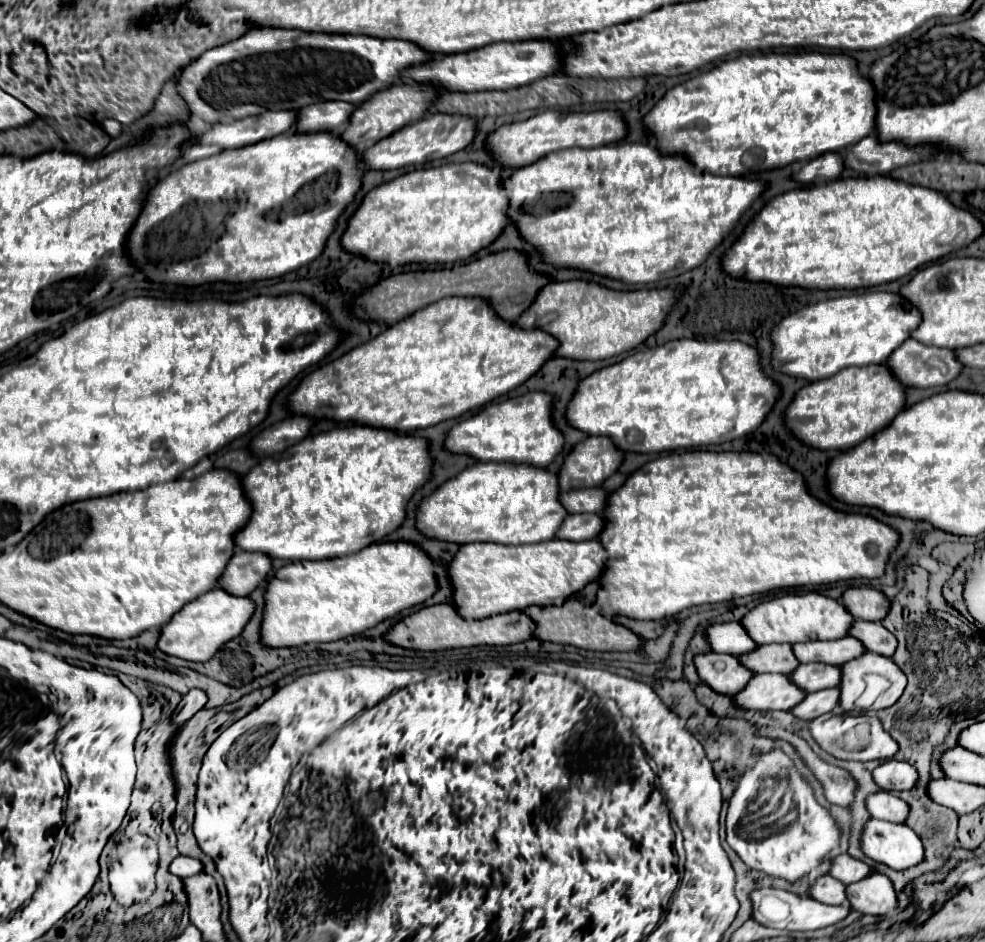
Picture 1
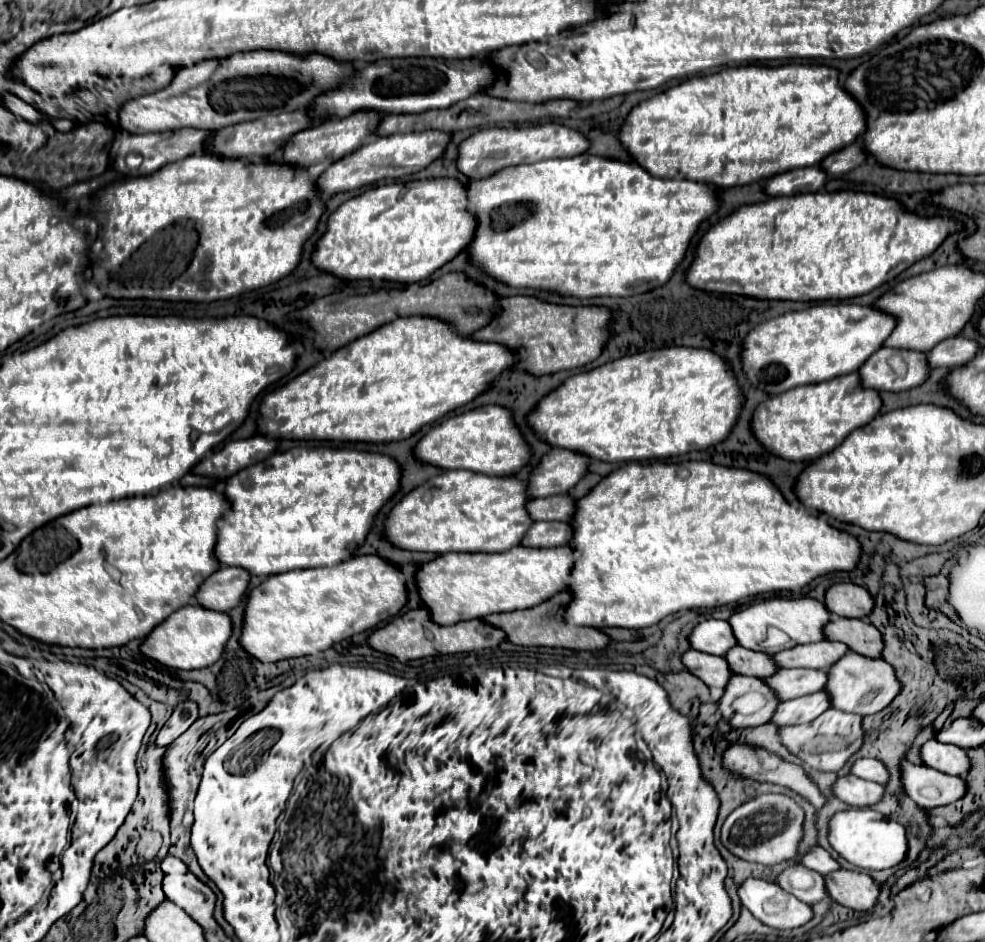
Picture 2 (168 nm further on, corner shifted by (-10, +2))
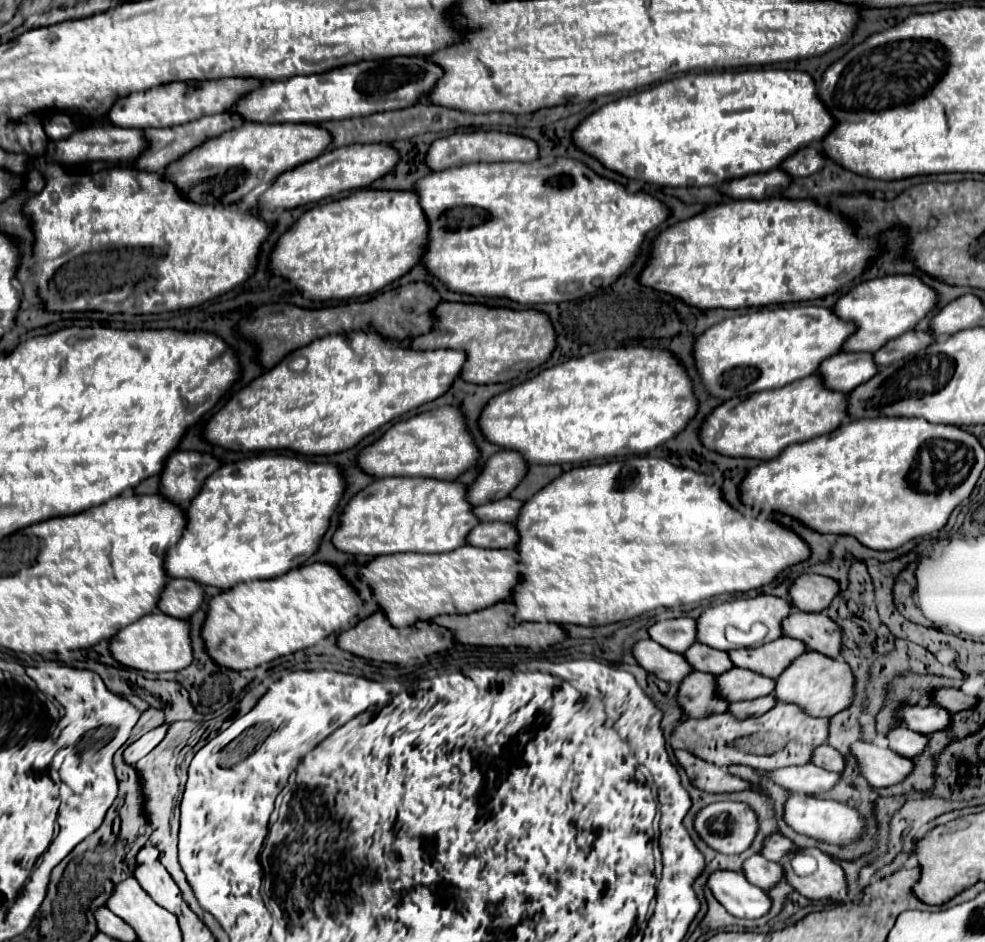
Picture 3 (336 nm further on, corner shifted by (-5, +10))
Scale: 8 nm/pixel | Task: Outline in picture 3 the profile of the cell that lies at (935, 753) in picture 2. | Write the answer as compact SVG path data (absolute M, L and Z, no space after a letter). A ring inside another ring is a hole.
M891 730L887 738L889 738L889 748L905 758L919 756L929 744L929 738L925 734L915 734L913 730Z

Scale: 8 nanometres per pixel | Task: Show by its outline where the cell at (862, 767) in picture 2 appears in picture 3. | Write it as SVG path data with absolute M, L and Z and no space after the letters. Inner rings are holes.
M823 744L815 750L813 754L813 764L815 766L821 766L825 770L833 770L833 772L843 772L843 766L845 766L845 758L843 754L837 754L835 748L831 748L829 744Z

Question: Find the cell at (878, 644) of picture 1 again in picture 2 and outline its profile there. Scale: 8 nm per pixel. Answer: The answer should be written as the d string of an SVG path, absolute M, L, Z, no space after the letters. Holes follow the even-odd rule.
M832 616L830 622L824 626L822 634L826 640L842 642L848 646L850 652L856 652L868 658L878 658L880 646L884 644L880 638L880 632L872 624L864 620L854 620L854 618Z

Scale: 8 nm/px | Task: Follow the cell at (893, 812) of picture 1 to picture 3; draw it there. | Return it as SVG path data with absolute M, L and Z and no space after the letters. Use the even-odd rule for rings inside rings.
M805 764L805 766L791 766L791 768L773 770L773 772L767 772L767 776L771 776L777 784L785 786L787 790L791 790L795 794L817 796L817 794L831 790L831 786L835 786L835 782L839 782L839 778L843 774L841 772L831 774L815 764Z

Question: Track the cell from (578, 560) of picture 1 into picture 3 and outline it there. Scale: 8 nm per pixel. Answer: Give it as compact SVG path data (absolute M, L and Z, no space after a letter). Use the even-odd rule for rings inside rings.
M463 546L459 550L451 550L447 554L391 554L391 556L377 556L369 562L361 578L369 582L373 596L381 604L383 612L389 616L391 626L403 628L411 626L419 620L431 620L441 614L471 614L483 608L489 608L497 602L509 600L513 596L513 588L521 582L519 572L519 554L515 548L503 550L487 550L479 546Z

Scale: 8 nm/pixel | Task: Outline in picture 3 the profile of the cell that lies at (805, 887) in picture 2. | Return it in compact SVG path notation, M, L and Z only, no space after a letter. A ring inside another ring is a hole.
M761 854L745 860L743 874L747 876L747 880L751 884L755 884L763 890L771 890L773 886L783 882L783 866L775 864L775 862L767 862L767 858L763 858Z

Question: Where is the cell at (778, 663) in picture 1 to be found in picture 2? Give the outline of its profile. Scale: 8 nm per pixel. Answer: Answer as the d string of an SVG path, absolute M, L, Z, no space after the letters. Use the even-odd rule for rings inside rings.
M736 646L724 654L724 660L728 662L728 670L732 670L734 674L766 678L772 672L776 672L772 662L768 662L768 656L770 654L766 652L750 652L750 650Z

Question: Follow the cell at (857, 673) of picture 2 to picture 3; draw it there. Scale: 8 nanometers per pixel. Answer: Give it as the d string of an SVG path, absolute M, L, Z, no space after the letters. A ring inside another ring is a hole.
M811 650L811 652L801 654L789 668L785 668L785 672L777 678L777 688L773 696L779 702L797 704L813 716L831 718L833 714L849 708L851 702L855 700L855 674L845 660L827 658Z

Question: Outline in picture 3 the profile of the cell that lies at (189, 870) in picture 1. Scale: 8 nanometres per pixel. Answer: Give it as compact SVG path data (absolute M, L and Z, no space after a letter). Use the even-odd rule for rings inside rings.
M151 844L143 846L143 848L139 850L139 854L137 854L137 862L139 862L139 864L143 864L143 862L153 862L153 860L157 860L157 858L159 858L159 850L155 850L155 846L151 846Z

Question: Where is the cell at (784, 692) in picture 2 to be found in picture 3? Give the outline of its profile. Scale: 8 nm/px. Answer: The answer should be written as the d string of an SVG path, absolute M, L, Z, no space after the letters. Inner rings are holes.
M731 668L729 672L717 676L717 688L729 702L755 700L775 690L775 678L763 678L763 674L751 674L751 670Z

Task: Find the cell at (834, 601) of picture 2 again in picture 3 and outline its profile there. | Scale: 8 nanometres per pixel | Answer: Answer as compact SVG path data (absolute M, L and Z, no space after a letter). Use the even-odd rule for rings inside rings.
M803 574L789 590L795 608L805 612L823 612L839 596L839 582L819 574Z

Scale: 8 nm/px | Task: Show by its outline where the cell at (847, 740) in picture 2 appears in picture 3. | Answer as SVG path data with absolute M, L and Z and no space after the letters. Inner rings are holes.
M777 704L771 712L745 720L733 714L721 714L703 720L689 718L675 728L671 736L671 746L673 750L685 748L701 756L703 760L715 762L719 766L749 764L763 770L777 770L809 764L811 754L829 740L829 722L829 718L815 718L811 714L803 714L799 706Z

